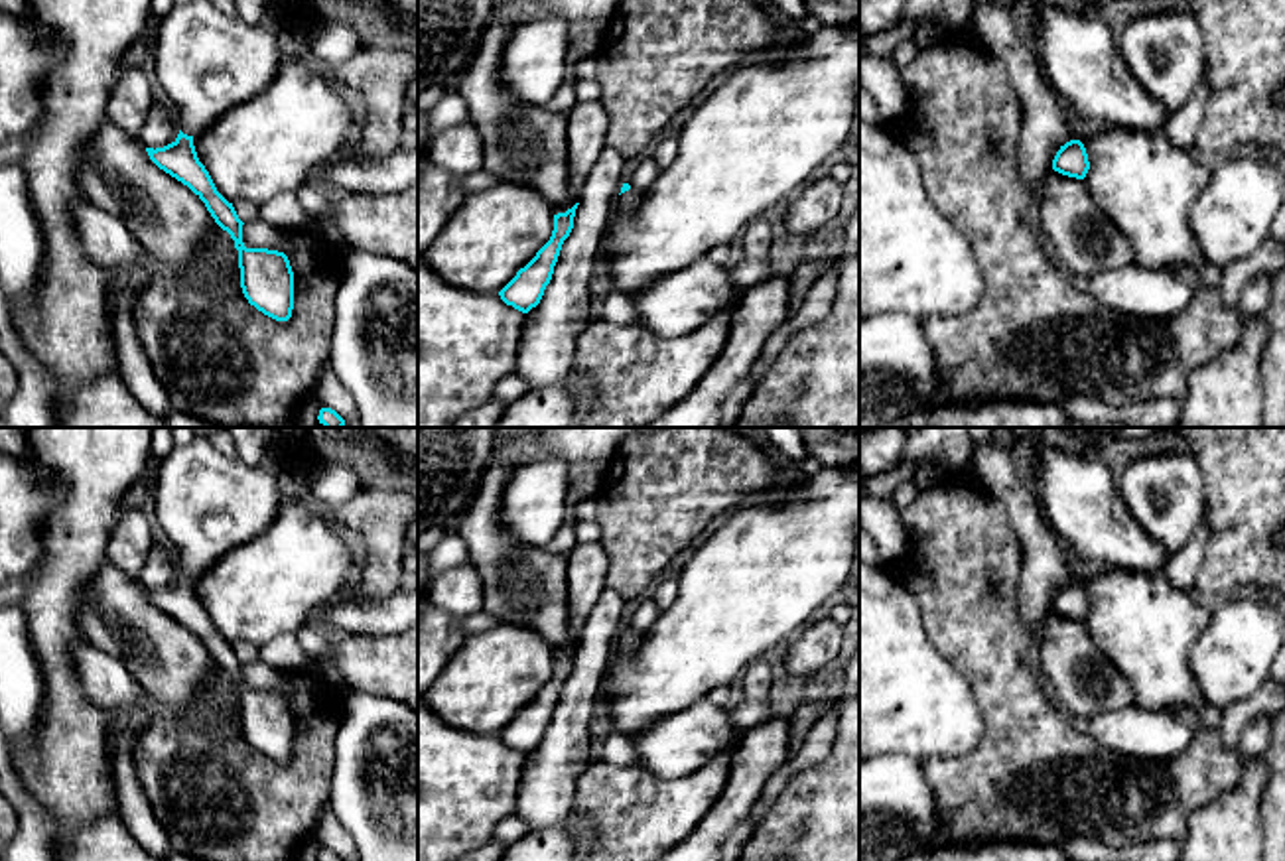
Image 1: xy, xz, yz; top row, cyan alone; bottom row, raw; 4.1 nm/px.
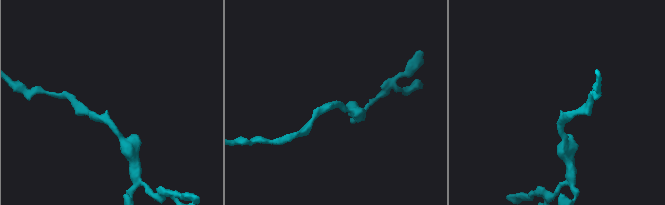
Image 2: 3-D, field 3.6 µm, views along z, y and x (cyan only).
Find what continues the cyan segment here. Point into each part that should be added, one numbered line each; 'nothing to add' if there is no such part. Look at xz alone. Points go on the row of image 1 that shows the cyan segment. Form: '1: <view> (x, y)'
1: xz (627, 201)

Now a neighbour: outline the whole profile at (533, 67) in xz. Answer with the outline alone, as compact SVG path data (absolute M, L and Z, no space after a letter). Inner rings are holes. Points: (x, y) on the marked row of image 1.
M562 18L518 26L503 53L501 83L518 100L548 106L564 85L570 59L568 24Z

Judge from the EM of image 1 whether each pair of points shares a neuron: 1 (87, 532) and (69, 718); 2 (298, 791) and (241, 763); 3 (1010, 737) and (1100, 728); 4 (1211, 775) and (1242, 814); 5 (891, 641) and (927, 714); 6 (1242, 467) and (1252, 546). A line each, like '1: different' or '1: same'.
1: same
2: same
3: different
4: different
5: same
6: same

